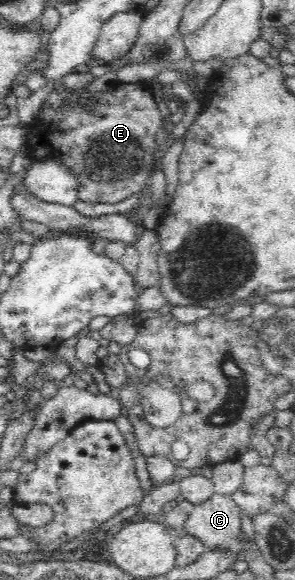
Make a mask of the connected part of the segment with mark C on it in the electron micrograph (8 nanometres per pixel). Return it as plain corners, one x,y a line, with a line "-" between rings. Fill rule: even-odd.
215,493
204,503
193,507
190,517
184,524
181,534
190,535
199,539
206,550
228,553
232,545
238,543
238,537
242,533
242,512
231,495

